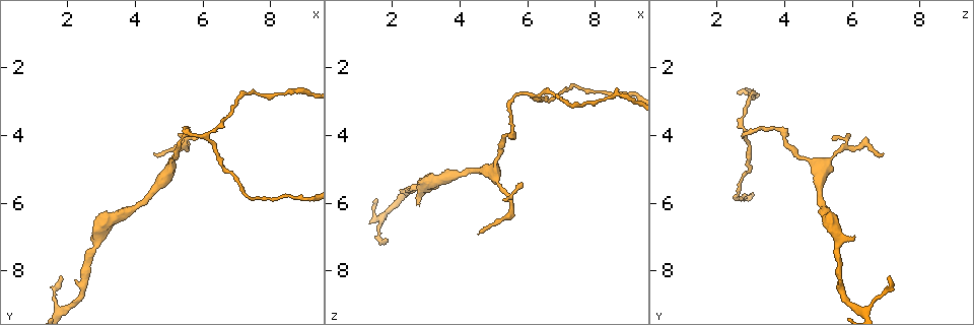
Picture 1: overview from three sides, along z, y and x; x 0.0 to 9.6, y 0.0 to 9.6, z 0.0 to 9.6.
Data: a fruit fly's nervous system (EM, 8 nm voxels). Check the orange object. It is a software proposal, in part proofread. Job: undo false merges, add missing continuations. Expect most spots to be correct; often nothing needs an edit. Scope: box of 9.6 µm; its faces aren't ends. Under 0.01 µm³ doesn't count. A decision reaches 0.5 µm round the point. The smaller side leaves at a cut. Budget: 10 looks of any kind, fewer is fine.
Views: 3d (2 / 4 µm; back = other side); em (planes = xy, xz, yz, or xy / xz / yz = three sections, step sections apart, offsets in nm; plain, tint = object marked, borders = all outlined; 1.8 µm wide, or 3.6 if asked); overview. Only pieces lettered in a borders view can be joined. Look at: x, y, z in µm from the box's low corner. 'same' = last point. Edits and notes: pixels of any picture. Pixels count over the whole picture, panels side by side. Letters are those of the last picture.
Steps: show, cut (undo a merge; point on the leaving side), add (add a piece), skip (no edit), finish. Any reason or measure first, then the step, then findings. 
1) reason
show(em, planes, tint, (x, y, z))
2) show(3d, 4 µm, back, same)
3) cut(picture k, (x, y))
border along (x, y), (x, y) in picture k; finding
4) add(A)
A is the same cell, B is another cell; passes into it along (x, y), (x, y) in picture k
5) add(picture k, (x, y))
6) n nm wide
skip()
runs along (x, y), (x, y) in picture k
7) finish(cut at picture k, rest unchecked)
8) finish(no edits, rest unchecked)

abrupt turn
show(em, planes, borders, (7.15, 2.75, 3.05))

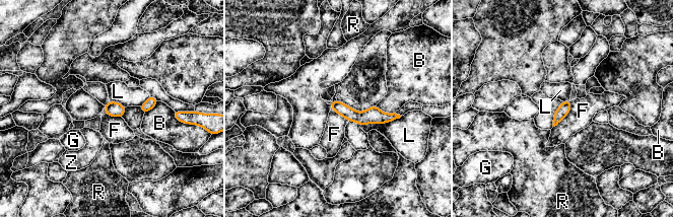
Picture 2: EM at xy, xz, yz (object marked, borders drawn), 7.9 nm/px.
skip()
B, F, G, L, R and Z are other cells; border along (571, 100), (569, 112), (553, 127) in picture 2; continuous, no second neuron

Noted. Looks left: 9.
show(3d, 4 µm, (2.75, 6.95, 6.05))

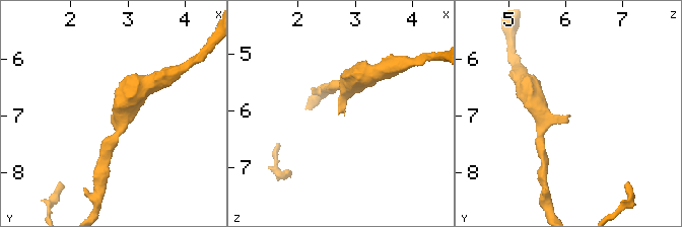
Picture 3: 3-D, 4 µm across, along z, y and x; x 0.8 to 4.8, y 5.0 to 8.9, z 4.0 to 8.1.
show(em, xz, step 4, borders, (2.75, 7.00, 6.10))

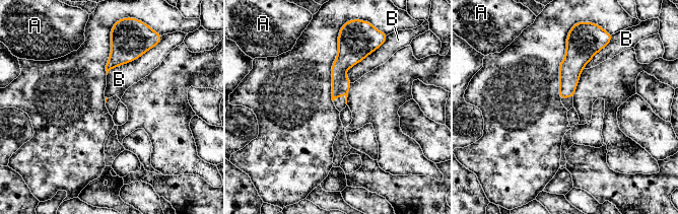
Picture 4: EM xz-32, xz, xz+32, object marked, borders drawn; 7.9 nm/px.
another direction
show(em, planes, borders, same)

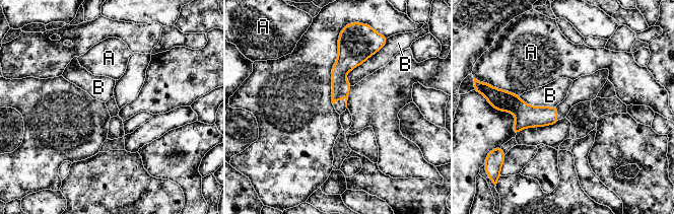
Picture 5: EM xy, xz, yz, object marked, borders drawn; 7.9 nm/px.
skip()
A and B are other cells; none of them fits

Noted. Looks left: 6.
free end
show(em, planes, borders, (1.80, 8.20, 7.10))

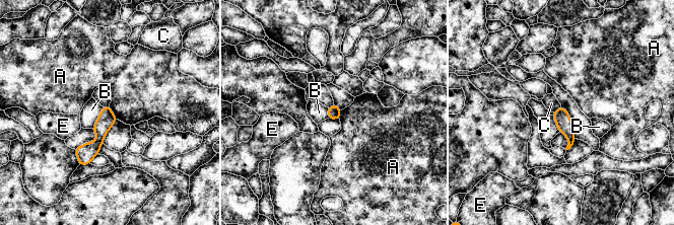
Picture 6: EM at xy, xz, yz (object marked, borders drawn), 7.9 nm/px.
skip()
A, B, C and E are other cells; none of them fits

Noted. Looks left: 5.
show(em, planes, tint, (5.35, 4.40, 5.65))

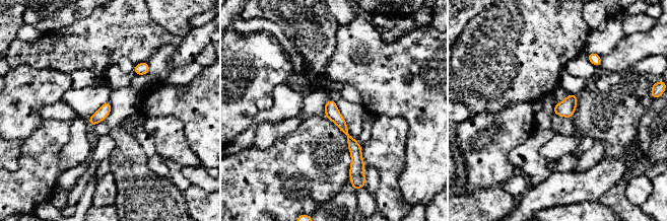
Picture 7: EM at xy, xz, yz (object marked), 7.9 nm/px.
show(em, planes, borders, same)

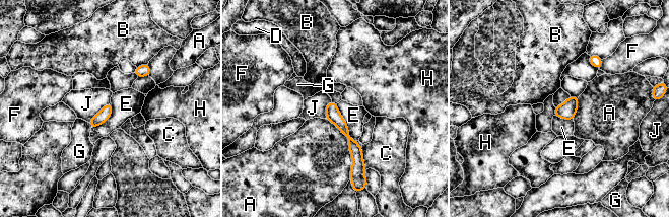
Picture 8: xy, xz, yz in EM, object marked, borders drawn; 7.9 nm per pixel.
A touches over 500 nm
skip()
A, B, C, D, E, F, G, H and J are other cells; one neuron here

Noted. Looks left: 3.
finish(no edits, rest unchecked)

